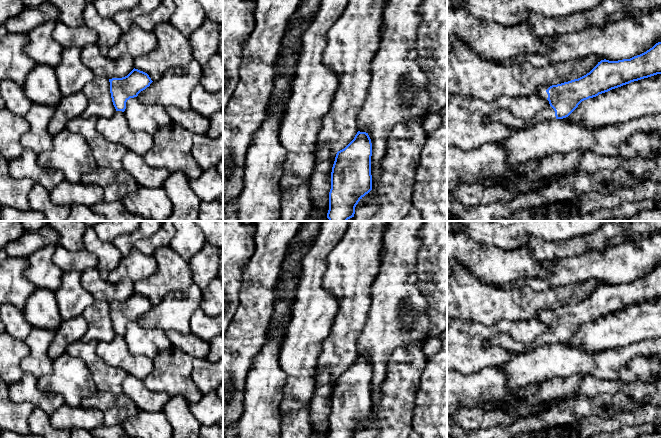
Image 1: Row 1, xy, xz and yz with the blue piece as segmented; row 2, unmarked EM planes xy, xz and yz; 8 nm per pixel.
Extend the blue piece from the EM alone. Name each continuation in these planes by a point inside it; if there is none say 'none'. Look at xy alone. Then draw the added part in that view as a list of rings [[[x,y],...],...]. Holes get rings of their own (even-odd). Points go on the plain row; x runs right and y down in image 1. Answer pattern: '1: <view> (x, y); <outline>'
none

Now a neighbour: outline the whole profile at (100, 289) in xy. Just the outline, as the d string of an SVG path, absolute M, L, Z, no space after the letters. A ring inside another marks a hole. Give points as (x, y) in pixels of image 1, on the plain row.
M89 268L81 273L81 285L97 302L122 302L134 293L132 280L123 278L112 283L103 279L96 268Z

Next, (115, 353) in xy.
M122 335L111 341L97 343L97 354L108 365L125 370L128 375L144 380L153 370L153 360L142 355L132 354Z

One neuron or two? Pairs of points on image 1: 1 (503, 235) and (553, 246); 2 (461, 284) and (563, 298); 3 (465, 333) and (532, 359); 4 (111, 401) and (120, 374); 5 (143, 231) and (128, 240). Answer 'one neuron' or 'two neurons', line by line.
1: two neurons
2: one neuron
3: two neurons
4: two neurons
5: one neuron

